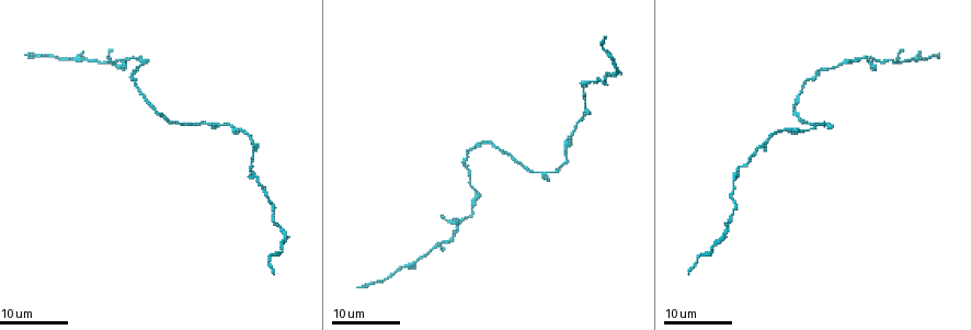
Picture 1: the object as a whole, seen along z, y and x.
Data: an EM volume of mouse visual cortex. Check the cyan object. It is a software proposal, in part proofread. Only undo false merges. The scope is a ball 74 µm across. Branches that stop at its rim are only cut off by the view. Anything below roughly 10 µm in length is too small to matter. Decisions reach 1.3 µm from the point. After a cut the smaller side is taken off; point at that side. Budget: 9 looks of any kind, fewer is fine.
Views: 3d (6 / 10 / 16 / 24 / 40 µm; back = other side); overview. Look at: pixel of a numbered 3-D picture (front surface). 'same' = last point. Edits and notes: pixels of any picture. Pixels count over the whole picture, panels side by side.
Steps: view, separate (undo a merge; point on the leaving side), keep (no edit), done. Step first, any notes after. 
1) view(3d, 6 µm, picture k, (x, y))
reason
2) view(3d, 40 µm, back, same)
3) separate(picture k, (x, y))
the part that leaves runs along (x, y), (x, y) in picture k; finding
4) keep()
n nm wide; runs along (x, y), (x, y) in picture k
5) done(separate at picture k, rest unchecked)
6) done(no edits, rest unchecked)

view(3d, 16 µm, picture 1, (467, 166))
thick turns thin

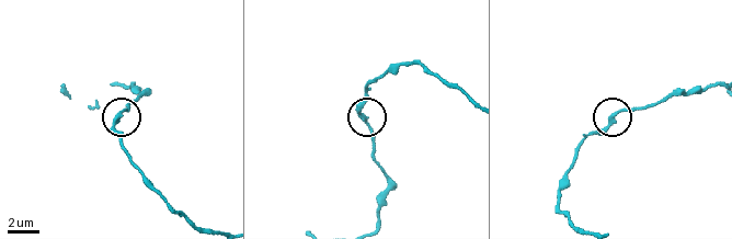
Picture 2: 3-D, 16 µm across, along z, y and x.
view(3d, 6 µm, picture 2, (620, 111))
zoom in

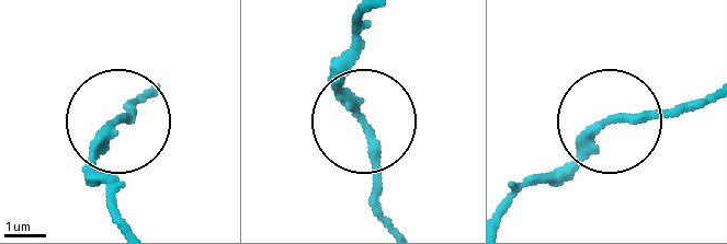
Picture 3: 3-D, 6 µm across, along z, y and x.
keep()
230 nm wide; runs along (504, 208), (574, 165), (605, 127), (707, 103) in picture 3; continuous, no second neuron

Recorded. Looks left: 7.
view(3d, 16 µm, picture 1, (439, 245))
side arm on a straight run

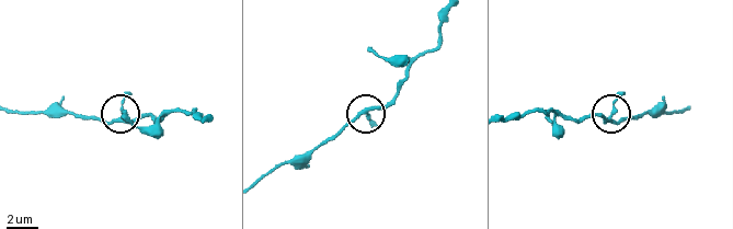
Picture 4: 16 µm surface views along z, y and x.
view(3d, 10 µm, picture 4, (361, 112))

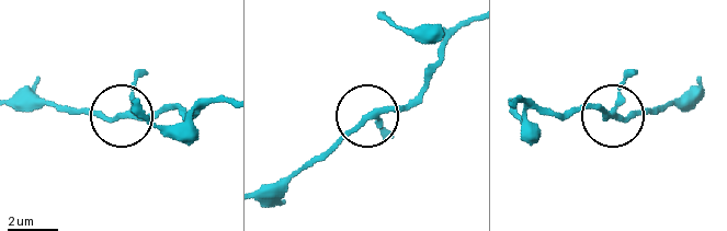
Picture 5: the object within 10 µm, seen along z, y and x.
keep()
runs along (467, 23), (410, 97), (366, 117), (325, 159) in picture 5; one neuron here

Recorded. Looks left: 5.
view(3d, 16 µm, picture 1, (189, 125))

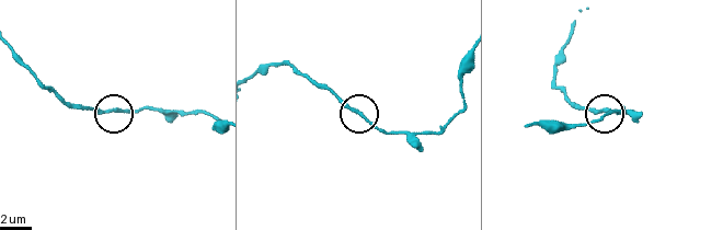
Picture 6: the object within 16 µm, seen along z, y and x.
view(3d, 10 µm, picture 6, (107, 111))

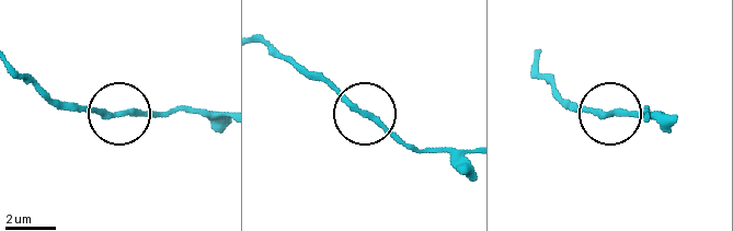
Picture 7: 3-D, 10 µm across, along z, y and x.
keep()
210 nm wide; runs along (361, 112), (317, 77) in picture 7; continuous, no second neuron

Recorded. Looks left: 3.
view(3d, 16 µm, picture 1, (593, 82))

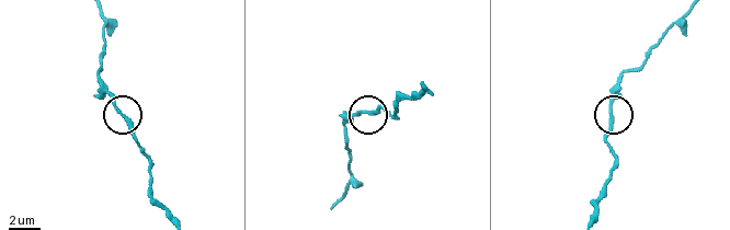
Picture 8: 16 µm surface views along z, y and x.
view(3d, 6 µm, picture 8, (119, 109))

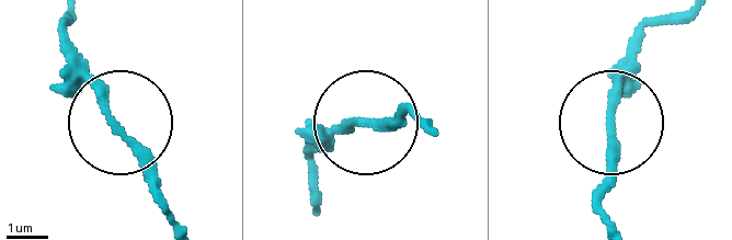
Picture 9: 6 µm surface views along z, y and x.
keep()
one neuron here

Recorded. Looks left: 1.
done(no edits, rest unchecked)

